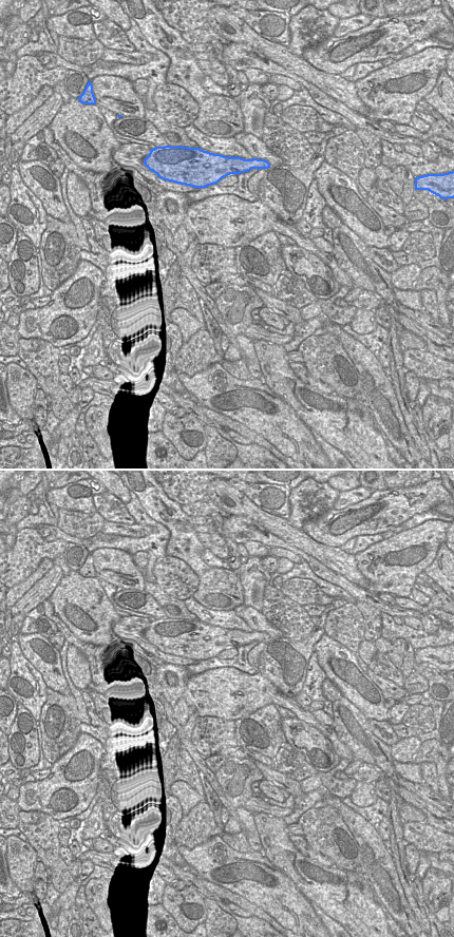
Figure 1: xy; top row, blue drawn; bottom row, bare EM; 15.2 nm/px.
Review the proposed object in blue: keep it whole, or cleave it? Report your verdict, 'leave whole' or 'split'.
split

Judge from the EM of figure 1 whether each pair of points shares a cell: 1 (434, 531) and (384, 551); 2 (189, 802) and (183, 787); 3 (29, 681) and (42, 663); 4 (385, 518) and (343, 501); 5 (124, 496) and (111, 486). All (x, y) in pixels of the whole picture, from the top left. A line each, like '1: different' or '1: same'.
1: same
2: same
3: different
4: different
5: same

